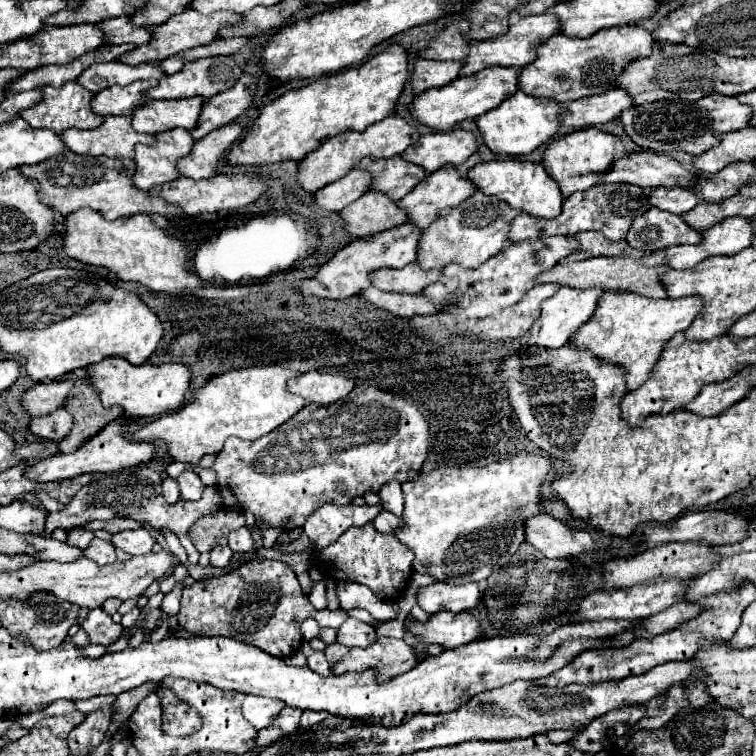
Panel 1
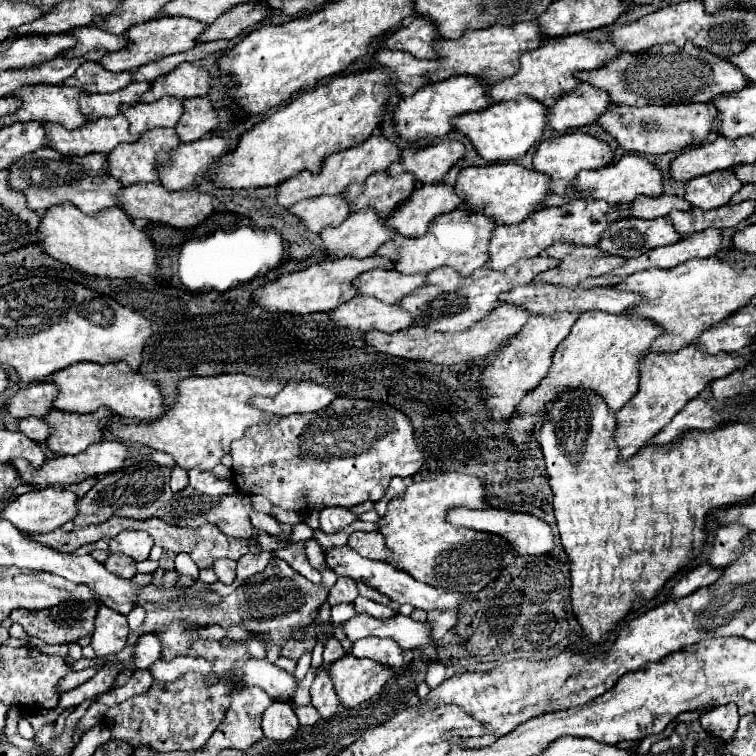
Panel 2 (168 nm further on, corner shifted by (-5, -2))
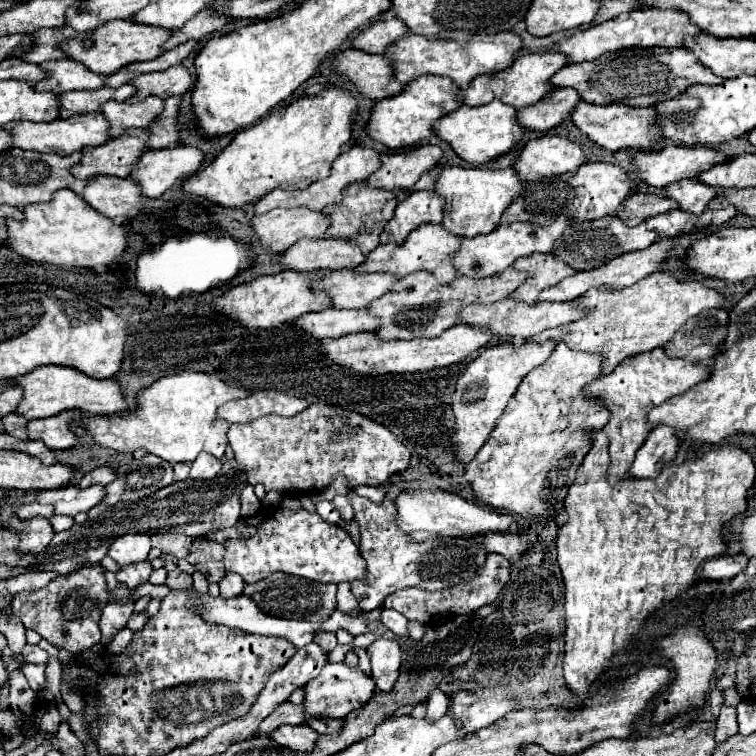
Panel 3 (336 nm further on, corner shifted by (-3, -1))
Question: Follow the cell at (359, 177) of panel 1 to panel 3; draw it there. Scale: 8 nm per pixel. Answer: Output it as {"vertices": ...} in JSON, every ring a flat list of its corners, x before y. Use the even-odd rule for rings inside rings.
{"vertices":[[274,209,256,215,250,221,254,235,268,253,282,253,298,239,318,239,330,225,330,217,320,211,300,209]]}

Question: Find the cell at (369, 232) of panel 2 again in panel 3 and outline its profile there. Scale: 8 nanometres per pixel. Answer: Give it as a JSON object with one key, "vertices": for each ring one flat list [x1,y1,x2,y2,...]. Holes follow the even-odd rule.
{"vertices":[[300,239,280,255,278,263,284,271,316,273,356,269,364,259,360,247,344,239]]}

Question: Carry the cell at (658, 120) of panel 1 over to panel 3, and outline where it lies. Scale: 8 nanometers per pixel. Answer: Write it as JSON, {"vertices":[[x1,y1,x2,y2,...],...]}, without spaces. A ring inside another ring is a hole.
{"vertices":[[580,101,574,111,570,113,572,123,596,145,608,149,608,151,618,151,626,147,634,149,648,149,652,143,660,141,660,127,656,125,656,113,652,107,630,107,630,105,592,105,586,101]]}

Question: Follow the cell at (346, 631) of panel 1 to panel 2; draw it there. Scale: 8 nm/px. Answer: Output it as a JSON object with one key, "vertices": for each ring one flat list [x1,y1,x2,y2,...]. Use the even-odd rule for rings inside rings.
{"vertices":[[366,636,366,638,360,638,352,644,352,654,356,658,370,658,380,664,394,666,394,668,400,668,404,664,400,652,402,652,400,646,390,638]]}

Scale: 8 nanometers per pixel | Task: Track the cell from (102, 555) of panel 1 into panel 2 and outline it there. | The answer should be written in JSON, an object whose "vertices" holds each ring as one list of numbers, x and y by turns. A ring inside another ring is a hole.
{"vertices":[[110,554,104,562,104,568,110,570,112,574,120,576,120,578,132,578,136,574,136,568,134,568,134,560,130,556,124,556,124,554]]}

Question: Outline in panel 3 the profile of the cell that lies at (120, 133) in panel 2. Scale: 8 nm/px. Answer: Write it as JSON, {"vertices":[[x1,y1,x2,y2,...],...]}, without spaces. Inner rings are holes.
{"vertices":[[100,111,72,115,68,119,54,119,50,123,14,121,4,125,4,129,12,135,12,147,40,151,40,153,58,153,58,155,70,155,74,151,82,151,82,147,98,147,110,139,108,121,100,115]]}

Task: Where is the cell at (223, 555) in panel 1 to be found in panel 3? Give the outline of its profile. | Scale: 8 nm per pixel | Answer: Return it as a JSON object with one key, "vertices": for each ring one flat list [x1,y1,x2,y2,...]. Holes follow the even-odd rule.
{"vertices":[[236,573,224,575,224,579,222,579,218,585,220,585,220,595,222,595,224,599,230,599,230,597,234,597,234,595,242,595,242,591,244,591,244,581,242,581,242,577,236,575]]}

